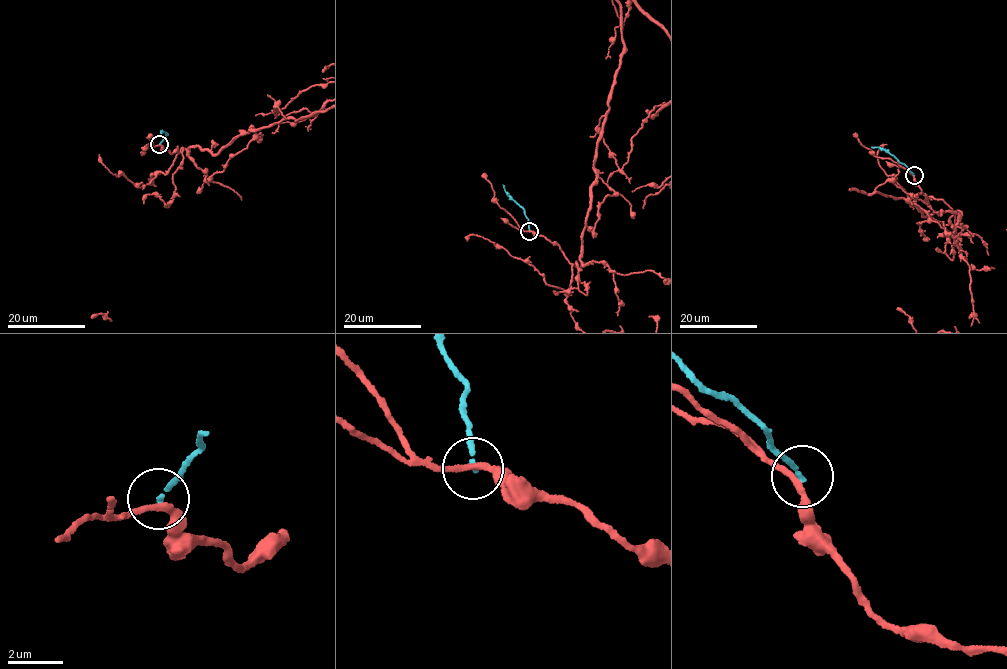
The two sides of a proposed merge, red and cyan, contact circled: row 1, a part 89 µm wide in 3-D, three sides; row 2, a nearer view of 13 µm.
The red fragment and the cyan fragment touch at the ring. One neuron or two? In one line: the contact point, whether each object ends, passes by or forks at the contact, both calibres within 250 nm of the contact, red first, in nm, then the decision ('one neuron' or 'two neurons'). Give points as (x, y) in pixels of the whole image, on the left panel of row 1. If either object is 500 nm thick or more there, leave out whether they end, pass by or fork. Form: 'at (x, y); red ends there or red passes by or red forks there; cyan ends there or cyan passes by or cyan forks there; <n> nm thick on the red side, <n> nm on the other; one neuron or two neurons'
at (159, 144); red passes by; cyan ends there; 240 nm thick on the red side, 170 nm on the other; two neurons

